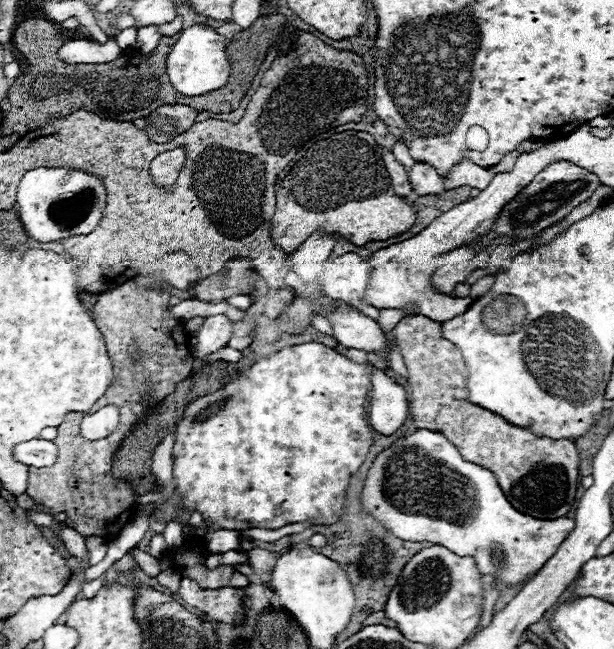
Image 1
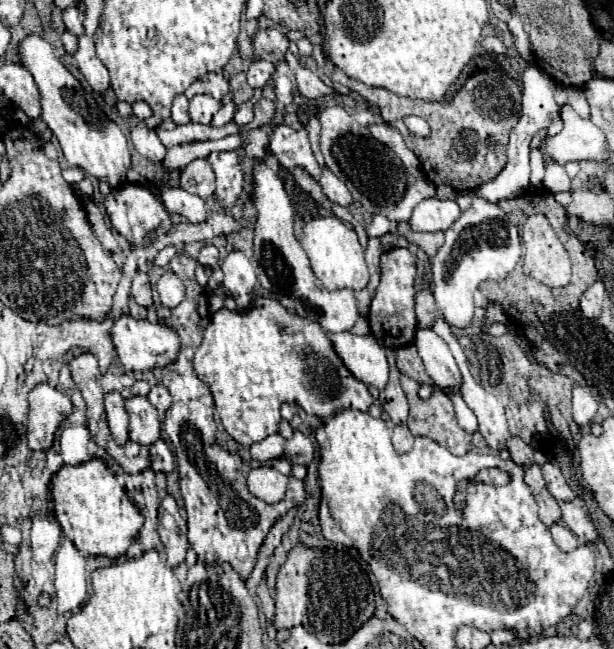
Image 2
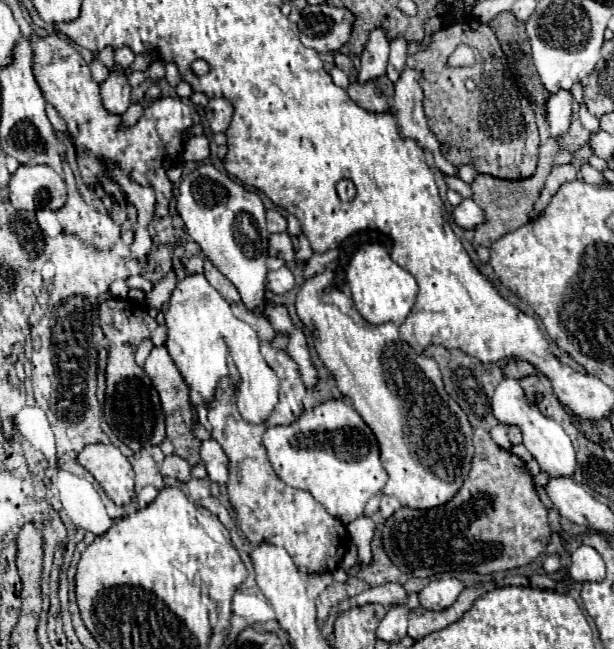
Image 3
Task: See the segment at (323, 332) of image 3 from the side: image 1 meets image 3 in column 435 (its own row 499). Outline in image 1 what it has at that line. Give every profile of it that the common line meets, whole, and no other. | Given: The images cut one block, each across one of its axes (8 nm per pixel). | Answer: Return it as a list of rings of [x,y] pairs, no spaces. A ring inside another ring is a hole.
[[[426,428],[416,430],[404,438],[398,438],[390,448],[380,452],[368,470],[362,488],[362,508],[382,524],[384,530],[406,542],[430,542],[442,544],[460,556],[472,556],[482,576],[500,578],[508,584],[522,582],[528,574],[538,572],[546,560],[550,560],[560,544],[574,530],[574,520],[538,520],[518,512],[504,496],[496,476],[468,460],[462,460],[458,448],[440,432]]]

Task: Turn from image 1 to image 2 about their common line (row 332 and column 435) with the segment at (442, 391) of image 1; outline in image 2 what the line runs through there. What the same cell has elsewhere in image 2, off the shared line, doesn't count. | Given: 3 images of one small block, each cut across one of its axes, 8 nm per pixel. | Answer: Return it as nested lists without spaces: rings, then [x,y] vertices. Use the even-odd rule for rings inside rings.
[[[402,376],[402,388],[406,392],[408,404],[410,404],[410,416],[408,416],[408,428],[414,436],[426,436],[434,442],[438,442],[440,446],[444,446],[446,450],[450,450],[454,456],[464,456],[468,450],[472,450],[472,436],[468,432],[464,432],[458,422],[456,422],[456,414],[454,414],[454,406],[452,400],[438,390],[438,396],[432,396],[428,400],[422,400],[418,396],[418,386],[414,380]]]

